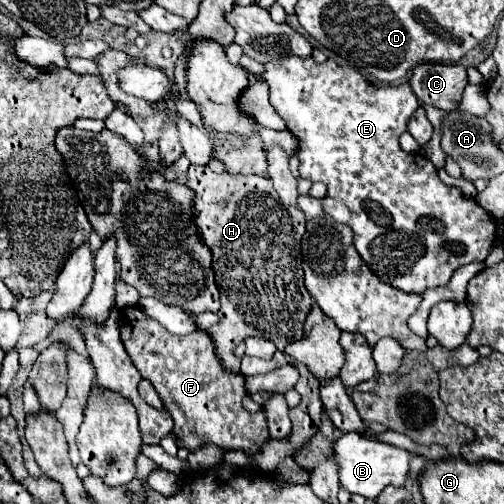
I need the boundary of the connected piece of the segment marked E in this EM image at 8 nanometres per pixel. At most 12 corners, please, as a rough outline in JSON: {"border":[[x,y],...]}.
{"border":[[264,64],[300,176],[386,284],[484,262],[496,224],[398,138],[410,84]]}

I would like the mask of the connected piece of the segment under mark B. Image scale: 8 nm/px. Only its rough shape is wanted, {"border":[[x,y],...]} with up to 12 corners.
{"border":[[358,432],[334,442],[340,484],[374,500],[404,488],[410,452]]}

